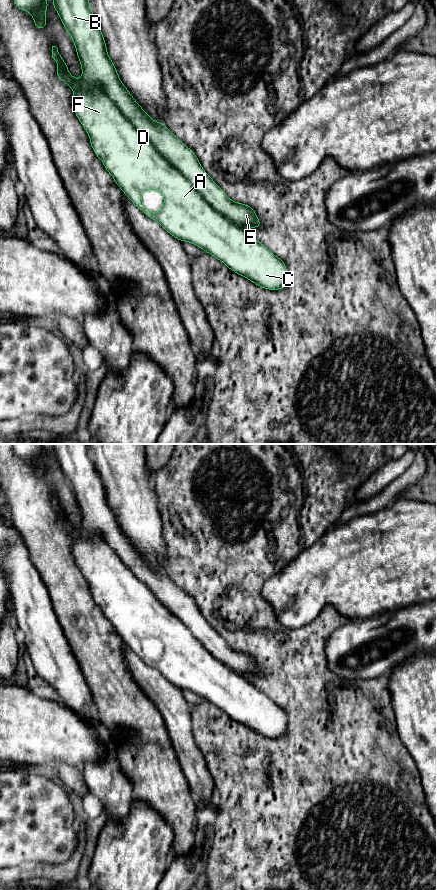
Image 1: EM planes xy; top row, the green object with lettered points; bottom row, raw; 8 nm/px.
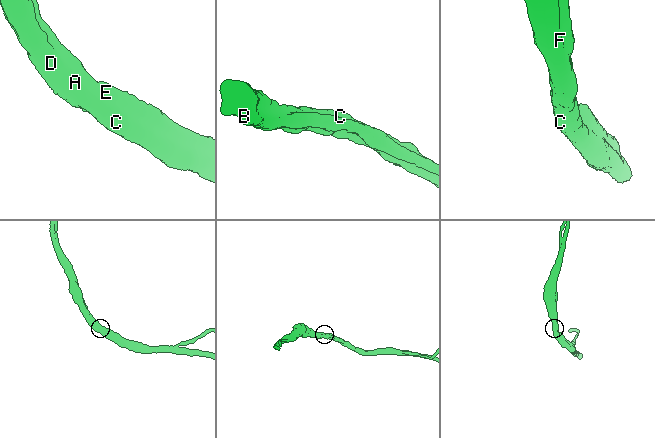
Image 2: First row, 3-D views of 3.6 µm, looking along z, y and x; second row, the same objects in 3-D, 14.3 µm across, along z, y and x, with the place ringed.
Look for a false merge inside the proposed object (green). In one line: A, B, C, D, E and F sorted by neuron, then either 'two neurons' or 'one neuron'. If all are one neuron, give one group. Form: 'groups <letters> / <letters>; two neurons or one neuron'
groups A B C D E F; one neuron

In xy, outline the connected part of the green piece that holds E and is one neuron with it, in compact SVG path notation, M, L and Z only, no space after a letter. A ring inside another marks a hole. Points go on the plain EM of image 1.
M53 444L53 454L73 488L82 517L80 527L73 525L58 496L52 494L52 506L58 511L56 523L73 538L74 560L89 584L95 603L102 609L117 634L148 666L158 670L179 689L196 693L223 710L231 719L263 737L285 737L287 733L286 712L245 678L246 676L259 676L261 673L255 657L231 648L206 621L193 598L182 591L164 571L154 569L124 534L113 509L108 504L107 493L91 458L88 444ZM148 638L157 638L164 645L162 656L155 661L147 657L142 650L142 643Z

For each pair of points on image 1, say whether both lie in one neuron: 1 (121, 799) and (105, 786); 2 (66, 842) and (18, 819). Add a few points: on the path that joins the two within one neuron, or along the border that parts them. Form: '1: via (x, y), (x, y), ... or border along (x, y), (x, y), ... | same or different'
1: via (117, 795), (109, 787) | same
2: via (54, 840), (30, 819) | same

